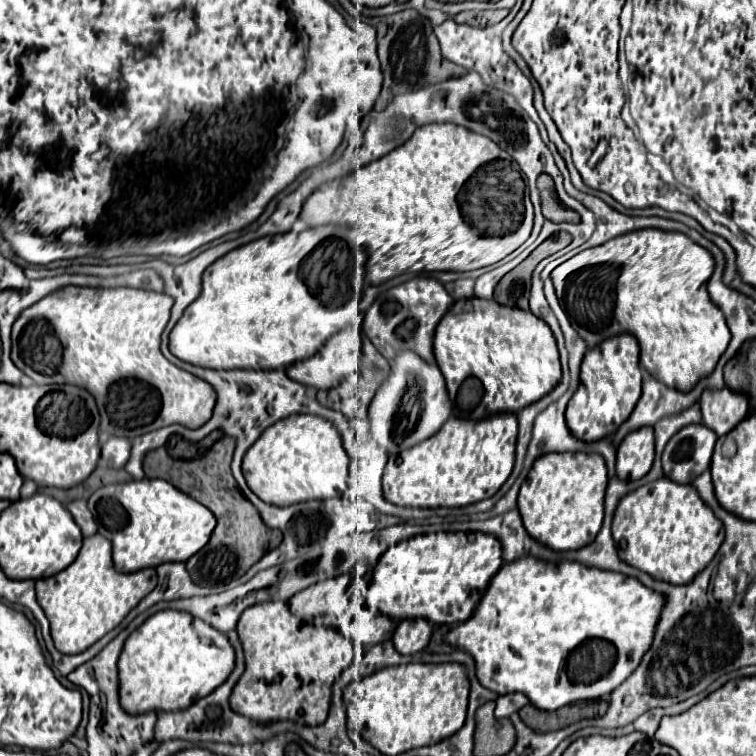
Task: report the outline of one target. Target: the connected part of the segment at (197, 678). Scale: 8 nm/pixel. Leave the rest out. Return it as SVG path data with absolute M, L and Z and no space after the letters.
M171 609L159 611L137 627L131 637L127 637L127 645L123 645L123 653L119 655L119 705L123 705L127 713L183 711L201 697L213 693L229 677L233 667L235 651L223 633L215 631L201 619L191 617L189 613Z

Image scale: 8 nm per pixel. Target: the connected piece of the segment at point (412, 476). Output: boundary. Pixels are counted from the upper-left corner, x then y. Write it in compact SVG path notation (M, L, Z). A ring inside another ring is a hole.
M497 413L481 421L465 421L449 417L443 427L423 443L389 457L383 471L383 497L399 507L465 507L489 499L507 481L515 461L517 417L513 413Z

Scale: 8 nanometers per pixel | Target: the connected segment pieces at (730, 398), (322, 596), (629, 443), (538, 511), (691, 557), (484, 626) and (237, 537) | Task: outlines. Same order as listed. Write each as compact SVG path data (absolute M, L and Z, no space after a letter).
M723 387L721 391L705 391L701 395L701 413L703 425L721 437L747 417L749 399L729 387Z
M333 577L295 593L295 597L289 601L289 607L301 617L301 621L335 629L339 625L339 615L345 611L347 589L349 577Z
M651 427L627 435L617 449L617 477L621 481L637 481L645 477L653 465L653 447Z
M547 453L539 457L519 489L517 509L527 533L553 551L575 551L589 545L603 523L607 467L601 455Z
M667 477L631 491L621 499L613 517L613 539L619 559L657 581L673 585L693 581L715 557L723 537L723 523L699 499L697 491L691 485L679 485Z
M521 557L501 565L473 615L451 629L445 643L465 649L475 659L477 679L483 687L499 695L521 691L537 709L555 711L575 701L601 699L619 687L651 647L661 609L663 597L633 577L571 561L555 565L537 557Z
M223 437L201 459L191 459L191 461L171 459L165 449L149 451L143 457L145 477L157 477L157 479L169 481L179 491L193 497L201 505L205 505L217 519L217 527L209 543L187 561L187 571L191 573L191 579L197 585L205 585L205 587L215 587L215 585L239 579L253 563L257 563L267 553L269 529L261 521L251 501L243 497L229 469L233 449L235 449L235 439Z

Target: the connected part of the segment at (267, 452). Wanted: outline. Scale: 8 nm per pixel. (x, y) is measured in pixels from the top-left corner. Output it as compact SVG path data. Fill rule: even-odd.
M289 415L267 427L243 457L243 477L249 489L279 507L311 499L339 497L349 487L351 457L335 427L317 415Z

